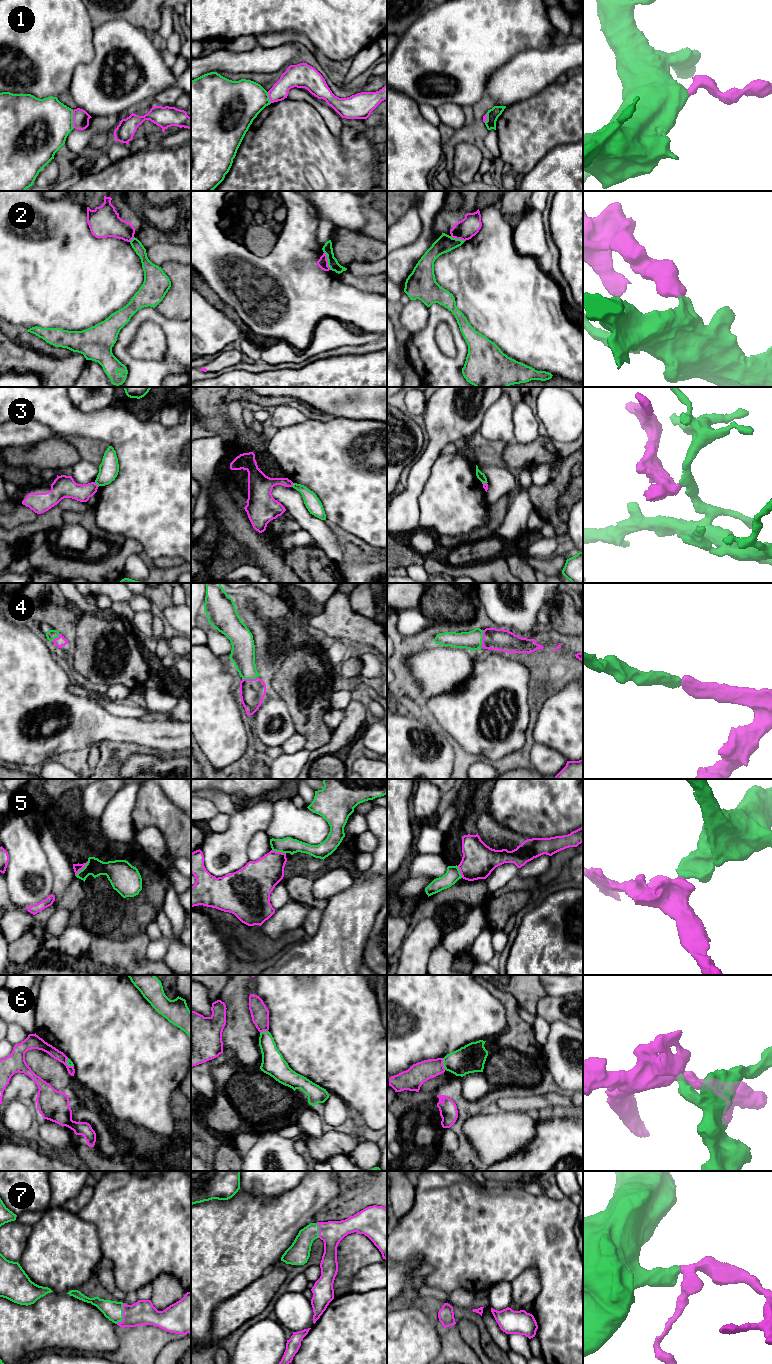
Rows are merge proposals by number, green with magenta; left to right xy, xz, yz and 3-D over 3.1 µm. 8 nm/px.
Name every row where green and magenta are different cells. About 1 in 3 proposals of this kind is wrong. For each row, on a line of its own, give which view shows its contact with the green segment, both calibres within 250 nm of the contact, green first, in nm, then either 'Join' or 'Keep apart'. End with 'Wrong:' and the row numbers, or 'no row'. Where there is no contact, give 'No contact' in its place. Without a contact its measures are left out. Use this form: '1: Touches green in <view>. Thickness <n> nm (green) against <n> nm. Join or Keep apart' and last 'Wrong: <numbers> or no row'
1: Touches green in xy. Thickness 440 nm (green) against 130 nm. Keep apart
2: Touches green in xz. Thickness 80 nm (green) against 80 nm. Keep apart
3: Touches green in xy. Thickness 160 nm (green) against 170 nm. Keep apart
4: Touches green in xz. Thickness 190 nm (green) against 200 nm. Join
5: Touches green in xy. Thickness 160 nm (green) against 60 nm. Keep apart
6: Touches green in yz. Thickness 220 nm (green) against 170 nm. Keep apart
7: Touches green in xy. Thickness 160 nm (green) against 200 nm. Join
Wrong: 1, 2, 3, 5, 6

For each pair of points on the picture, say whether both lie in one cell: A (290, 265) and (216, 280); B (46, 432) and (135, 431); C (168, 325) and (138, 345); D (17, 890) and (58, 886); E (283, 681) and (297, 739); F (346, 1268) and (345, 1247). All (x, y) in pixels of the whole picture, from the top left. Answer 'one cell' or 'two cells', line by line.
A: one cell
B: two cells
C: two cells
D: two cells
E: two cells
F: one cell

